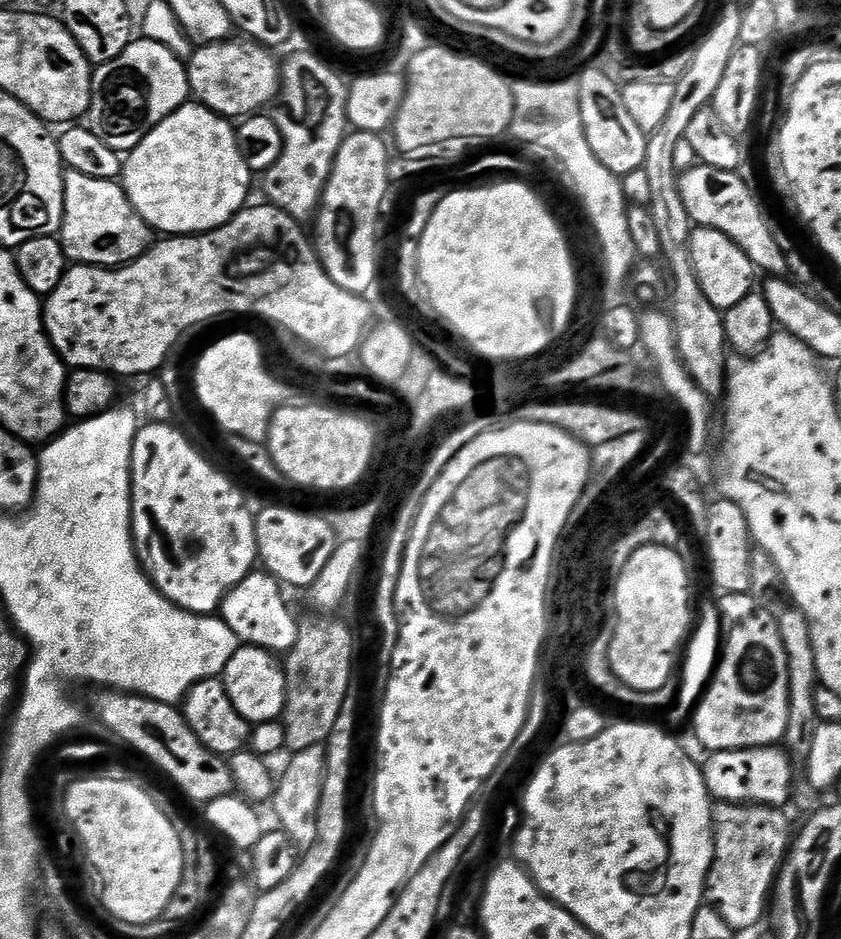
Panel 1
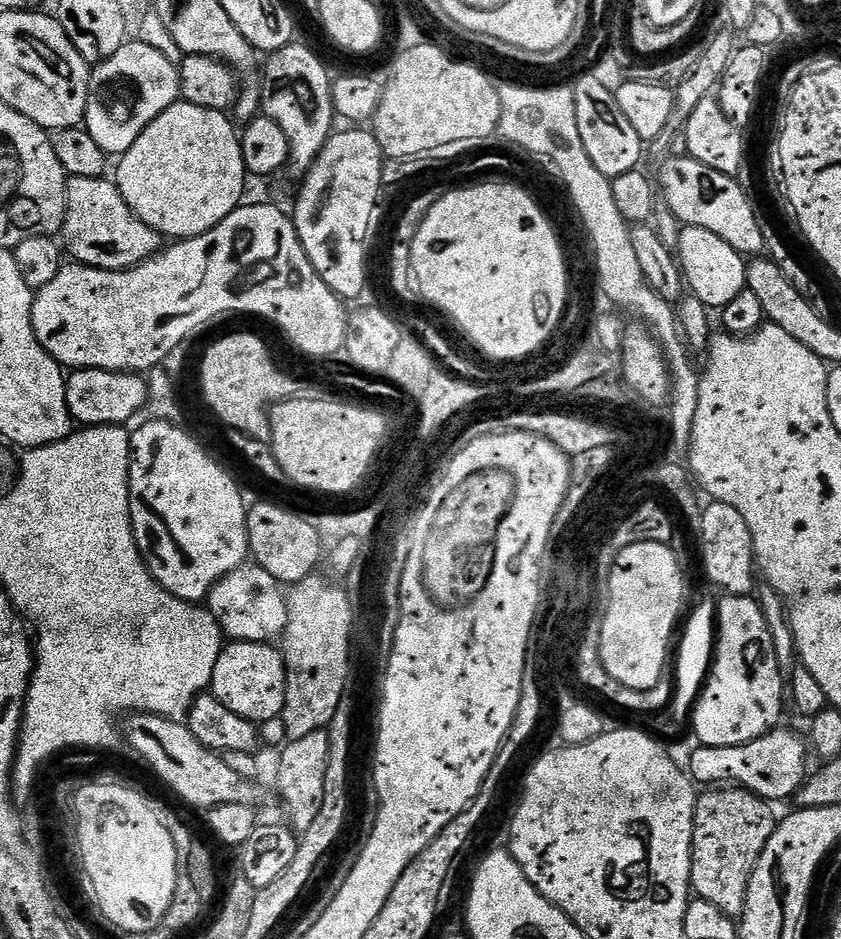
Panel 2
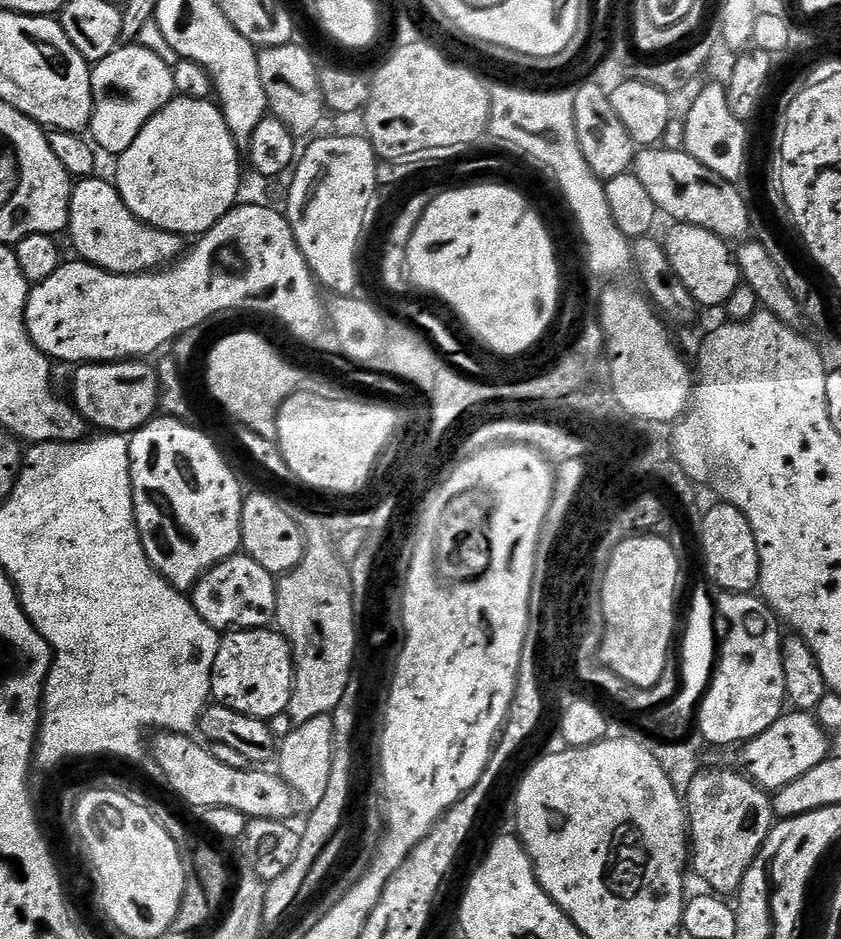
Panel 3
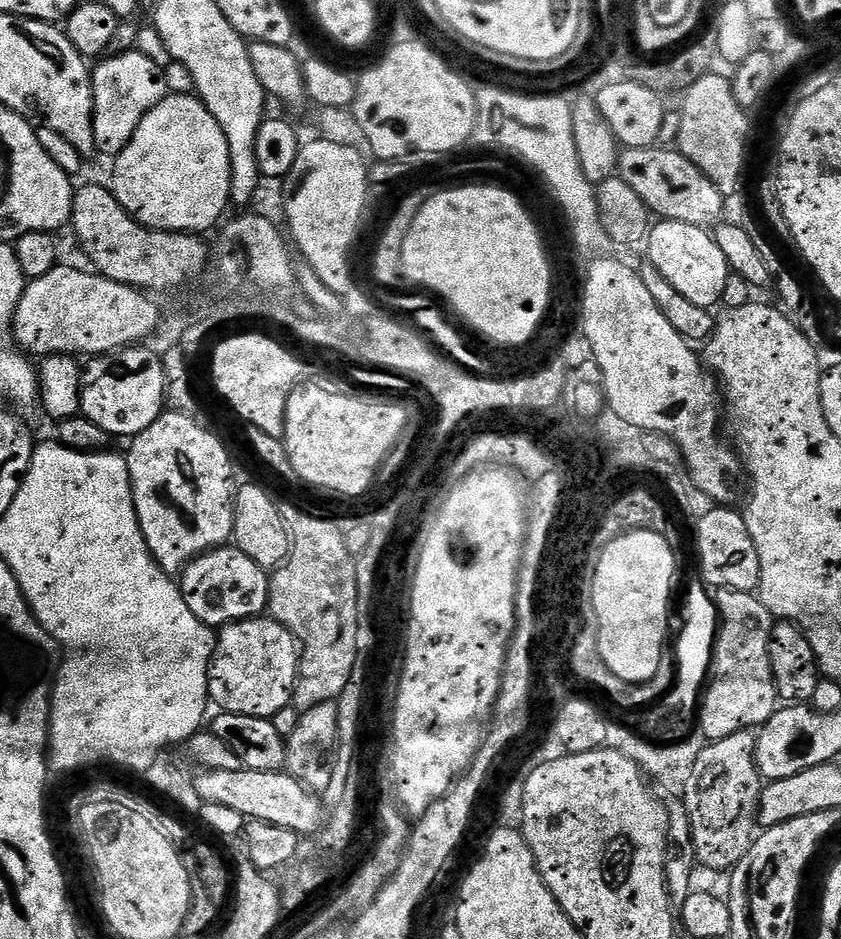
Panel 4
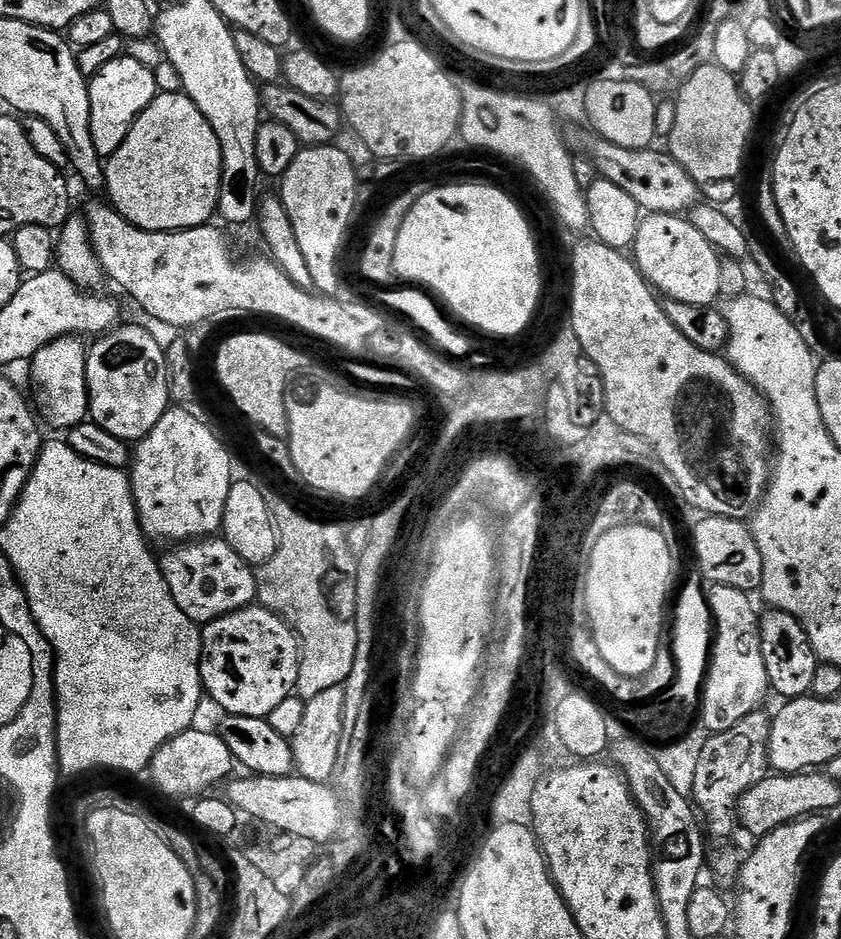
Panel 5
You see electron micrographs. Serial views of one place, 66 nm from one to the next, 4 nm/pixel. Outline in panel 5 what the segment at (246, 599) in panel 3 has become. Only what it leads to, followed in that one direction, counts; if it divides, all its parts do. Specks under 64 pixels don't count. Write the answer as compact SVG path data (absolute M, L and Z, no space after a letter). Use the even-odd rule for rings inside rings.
M222 536L205 537L203 540L185 541L179 543L172 552L168 552L159 559L160 568L164 572L166 584L178 602L178 610L186 614L198 626L209 624L212 620L222 618L231 612L243 608L251 608L257 603L257 580L253 567L241 558L236 550L230 546Z

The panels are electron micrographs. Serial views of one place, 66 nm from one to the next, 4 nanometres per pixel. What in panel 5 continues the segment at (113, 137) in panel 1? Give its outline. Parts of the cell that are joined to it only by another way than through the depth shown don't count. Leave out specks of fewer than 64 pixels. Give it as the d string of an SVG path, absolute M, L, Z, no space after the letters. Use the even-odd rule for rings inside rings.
M126 54L120 55L108 65L102 66L95 76L88 80L90 94L90 110L92 111L92 135L100 138L103 132L127 133L142 110L154 102L158 95L156 90L156 73L153 69L142 66L142 62L134 62Z

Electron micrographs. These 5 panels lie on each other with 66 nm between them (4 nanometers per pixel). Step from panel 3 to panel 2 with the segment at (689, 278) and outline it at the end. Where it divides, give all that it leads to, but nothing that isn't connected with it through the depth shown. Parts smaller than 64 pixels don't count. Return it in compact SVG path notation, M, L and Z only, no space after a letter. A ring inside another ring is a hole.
M681 227L678 259L687 291L699 298L709 310L723 309L748 287L745 257L736 252L734 246L722 242L718 234L710 234L710 230Z

